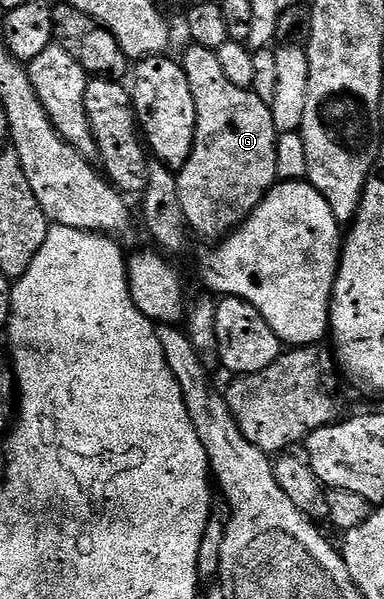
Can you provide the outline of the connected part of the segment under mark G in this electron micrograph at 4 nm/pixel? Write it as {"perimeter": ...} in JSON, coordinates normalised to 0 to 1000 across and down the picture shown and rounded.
{"perimeter":[[[508,72],[490,75],[474,93],[466,93],[471,115],[487,124],[487,137],[497,137],[497,157],[508,157],[508,197],[513,199],[513,215],[508,217],[508,244],[497,250],[497,264],[487,264],[487,270],[458,289],[461,309],[466,311],[466,337],[477,344],[477,357],[487,364],[495,382],[505,389],[513,387],[523,394],[536,394],[544,404],[565,404],[596,392],[617,382],[646,361],[661,354],[674,344],[674,337],[685,337],[690,322],[724,306],[721,285],[716,284],[716,244],[721,242],[724,219],[711,202],[711,182],[703,175],[688,174],[661,154],[643,147],[612,144],[591,130],[591,124],[581,124],[581,115],[570,105],[563,85],[539,77],[518,77]]]}

